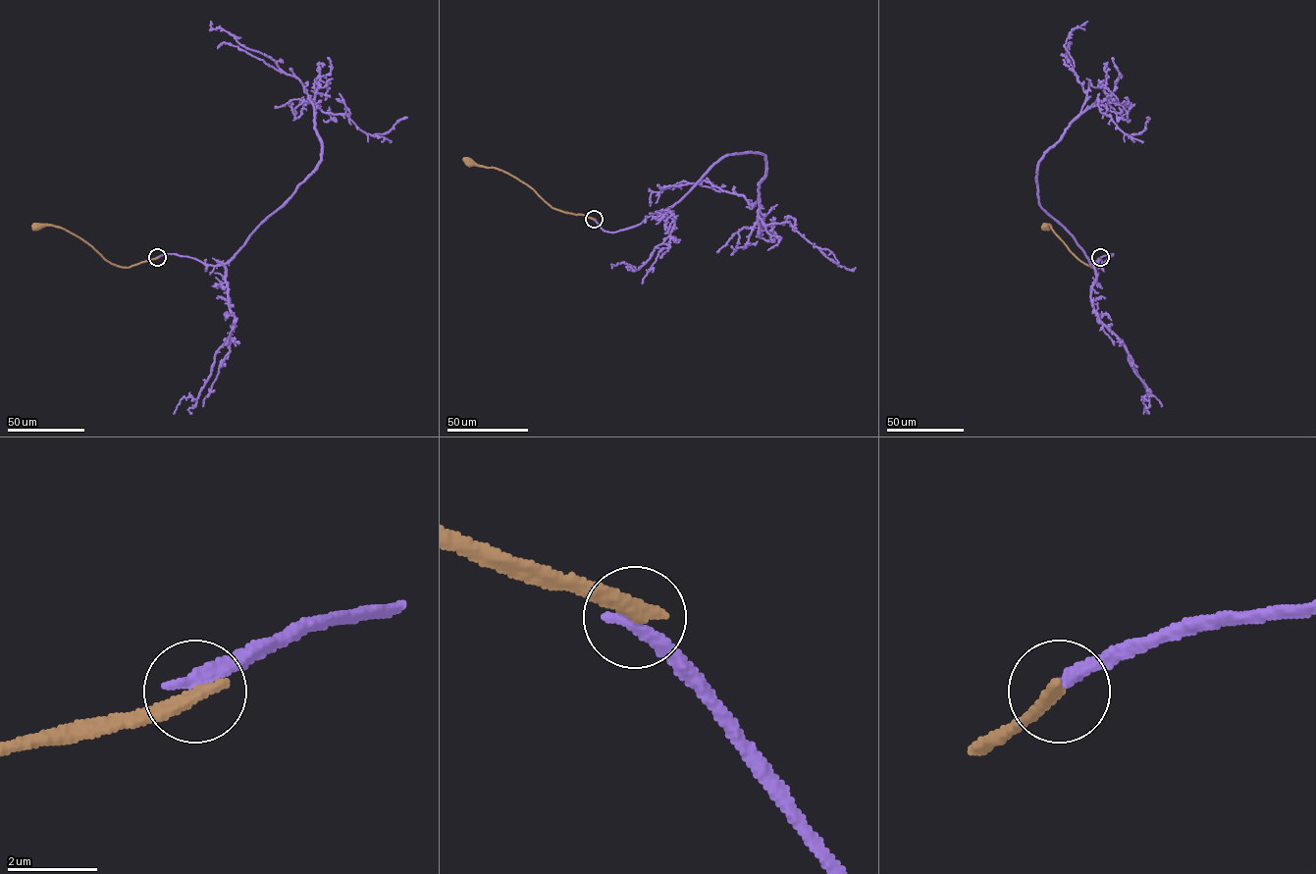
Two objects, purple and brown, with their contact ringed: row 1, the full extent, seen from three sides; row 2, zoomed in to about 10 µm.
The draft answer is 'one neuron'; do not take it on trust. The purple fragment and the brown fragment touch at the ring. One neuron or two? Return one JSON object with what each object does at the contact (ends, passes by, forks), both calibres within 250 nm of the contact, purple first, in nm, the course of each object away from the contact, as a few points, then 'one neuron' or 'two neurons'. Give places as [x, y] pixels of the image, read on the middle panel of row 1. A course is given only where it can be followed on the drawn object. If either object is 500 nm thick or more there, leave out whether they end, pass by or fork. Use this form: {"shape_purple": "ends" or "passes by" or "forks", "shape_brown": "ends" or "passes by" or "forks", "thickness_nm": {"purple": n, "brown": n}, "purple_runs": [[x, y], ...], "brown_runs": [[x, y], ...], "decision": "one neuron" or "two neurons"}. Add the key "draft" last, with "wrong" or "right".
{"shape_purple": "ends", "shape_brown": "ends", "thickness_nm": {"purple": 360, "brown": 380}, "purple_runs": [[594, 219], [605, 231], [634, 227], [724, 155], [764, 156], [753, 204], [681, 181], [650, 205]], "brown_runs": [[594, 219], [552, 208], [512, 176], [468, 161]], "decision": "two neurons", "draft": "wrong"}

